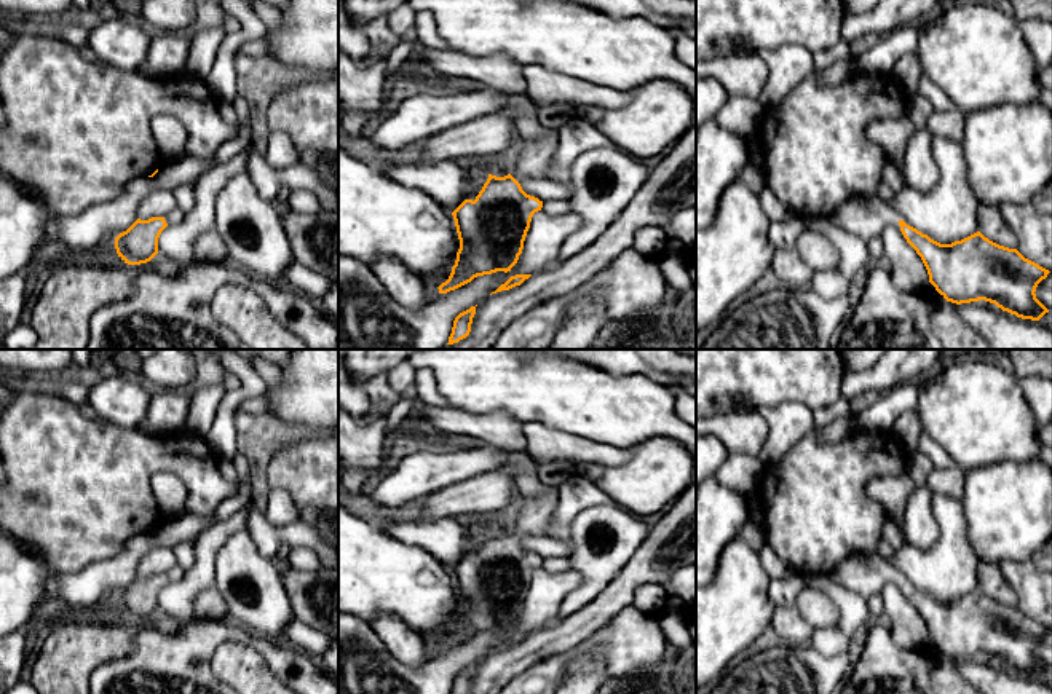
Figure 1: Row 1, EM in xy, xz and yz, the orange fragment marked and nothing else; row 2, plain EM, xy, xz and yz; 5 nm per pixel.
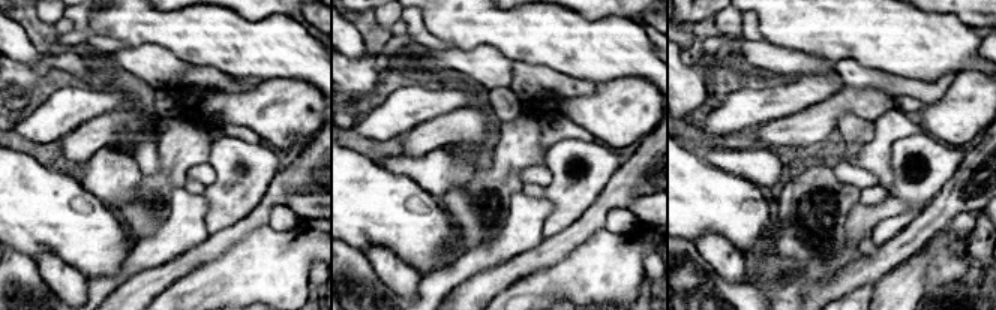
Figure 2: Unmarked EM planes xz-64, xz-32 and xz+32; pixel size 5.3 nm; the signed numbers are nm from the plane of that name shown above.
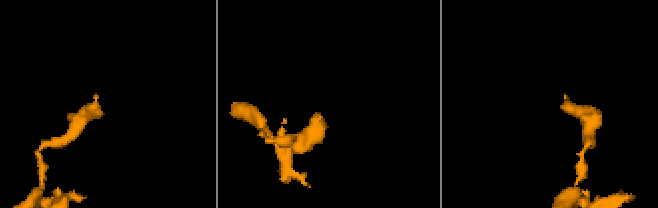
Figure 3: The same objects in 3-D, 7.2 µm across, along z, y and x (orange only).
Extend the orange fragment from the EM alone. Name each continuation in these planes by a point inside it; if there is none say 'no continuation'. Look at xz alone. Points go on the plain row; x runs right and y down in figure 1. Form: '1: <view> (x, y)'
1: xz (530, 517)

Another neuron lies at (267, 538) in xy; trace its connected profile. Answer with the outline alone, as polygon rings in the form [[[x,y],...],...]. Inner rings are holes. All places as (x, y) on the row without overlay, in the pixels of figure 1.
[[[252,503],[244,528],[249,531],[260,555],[268,560],[275,560],[283,544],[302,546],[314,550],[322,566],[338,570],[337,552],[321,538],[314,526],[302,520],[275,526],[267,520],[263,511]]]

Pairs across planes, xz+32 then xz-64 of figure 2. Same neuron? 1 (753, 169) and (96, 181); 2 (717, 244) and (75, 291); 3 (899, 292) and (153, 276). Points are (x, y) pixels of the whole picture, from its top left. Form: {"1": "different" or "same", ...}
{"1": "same", "2": "same", "3": "same"}

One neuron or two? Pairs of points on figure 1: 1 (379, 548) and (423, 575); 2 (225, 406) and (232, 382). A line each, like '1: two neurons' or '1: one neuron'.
1: one neuron
2: two neurons

